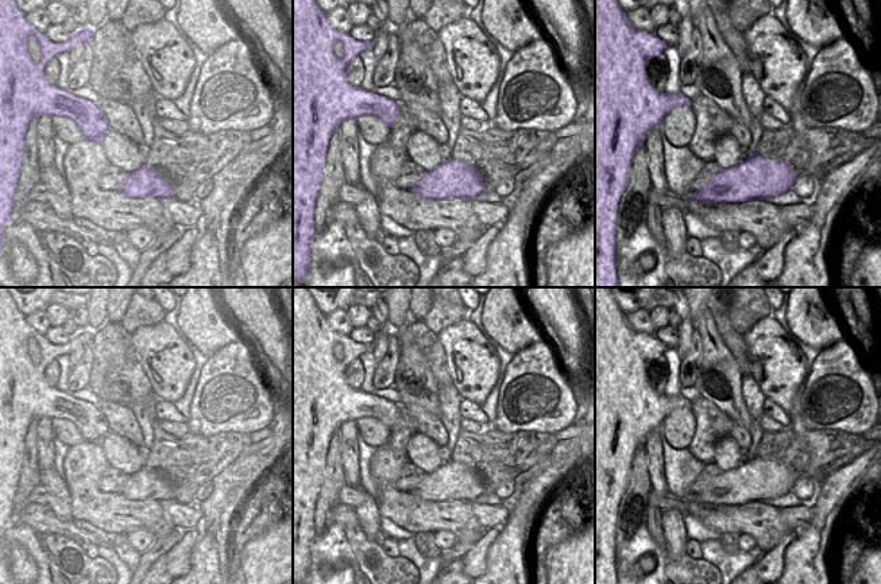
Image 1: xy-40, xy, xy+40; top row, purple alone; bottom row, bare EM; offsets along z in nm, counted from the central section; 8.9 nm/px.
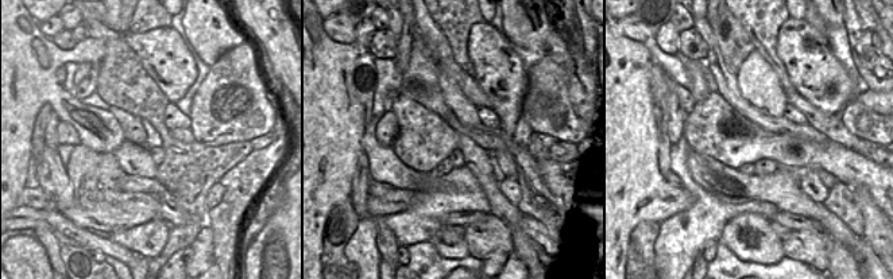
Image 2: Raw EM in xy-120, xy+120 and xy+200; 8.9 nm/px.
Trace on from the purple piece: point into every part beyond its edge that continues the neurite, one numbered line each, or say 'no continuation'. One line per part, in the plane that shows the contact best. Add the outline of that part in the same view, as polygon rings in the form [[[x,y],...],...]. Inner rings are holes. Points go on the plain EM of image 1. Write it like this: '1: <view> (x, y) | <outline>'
no continuation

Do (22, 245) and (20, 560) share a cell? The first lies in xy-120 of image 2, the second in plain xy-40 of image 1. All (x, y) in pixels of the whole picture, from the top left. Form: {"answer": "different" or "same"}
{"answer": "same"}

